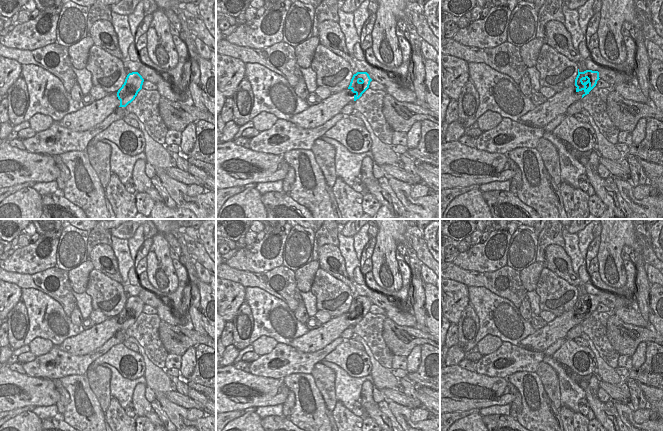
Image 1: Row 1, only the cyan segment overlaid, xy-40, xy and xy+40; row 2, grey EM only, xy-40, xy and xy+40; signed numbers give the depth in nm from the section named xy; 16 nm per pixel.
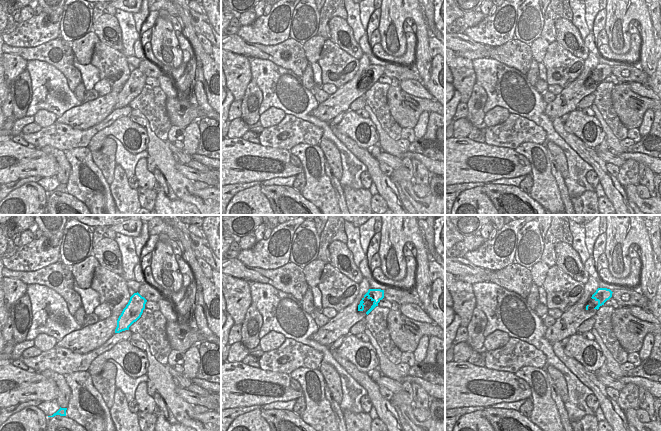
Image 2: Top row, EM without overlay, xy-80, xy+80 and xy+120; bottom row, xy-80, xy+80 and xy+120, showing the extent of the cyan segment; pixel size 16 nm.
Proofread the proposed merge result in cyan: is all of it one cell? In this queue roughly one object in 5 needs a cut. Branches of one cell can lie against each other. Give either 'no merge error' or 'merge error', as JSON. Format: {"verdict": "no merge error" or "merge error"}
{"verdict": "no merge error"}

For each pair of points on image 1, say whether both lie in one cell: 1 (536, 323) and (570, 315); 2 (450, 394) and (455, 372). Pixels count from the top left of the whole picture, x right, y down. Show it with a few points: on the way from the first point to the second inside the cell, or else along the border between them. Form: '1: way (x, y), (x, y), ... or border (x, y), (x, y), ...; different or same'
1: border (547, 323), (536, 330); different
2: way (450, 389), (454, 377); same

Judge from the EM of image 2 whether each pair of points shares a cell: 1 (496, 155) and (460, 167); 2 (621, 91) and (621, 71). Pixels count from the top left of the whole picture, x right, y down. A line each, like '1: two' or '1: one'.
1: one
2: two

